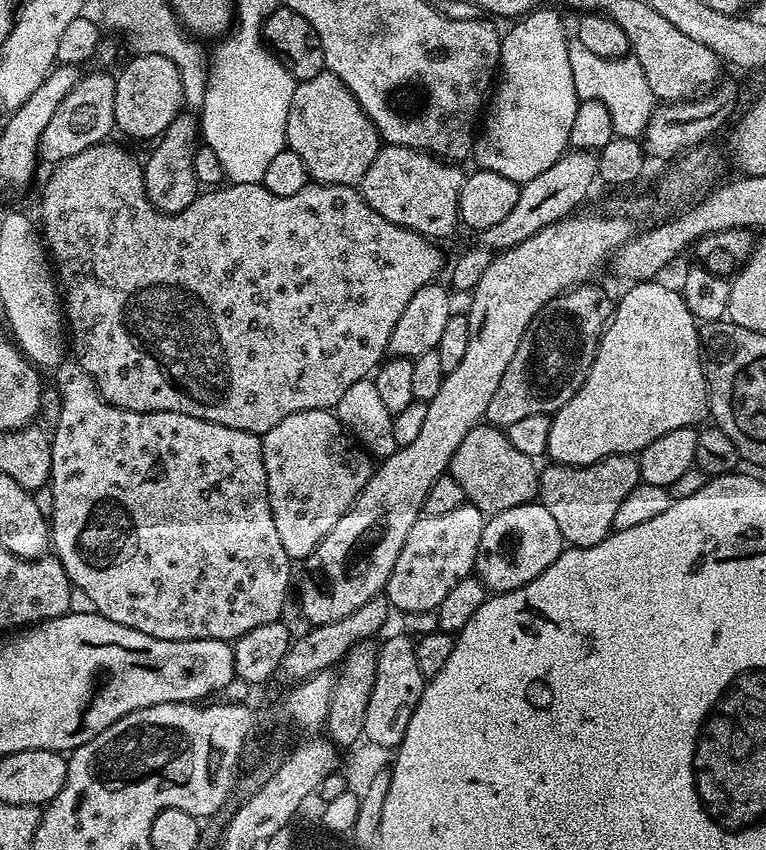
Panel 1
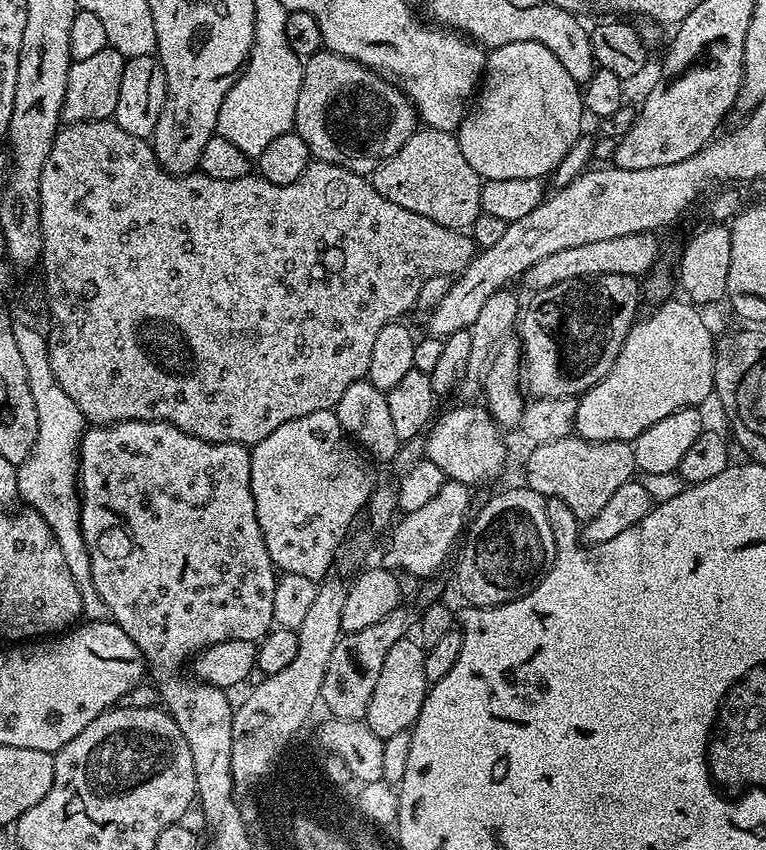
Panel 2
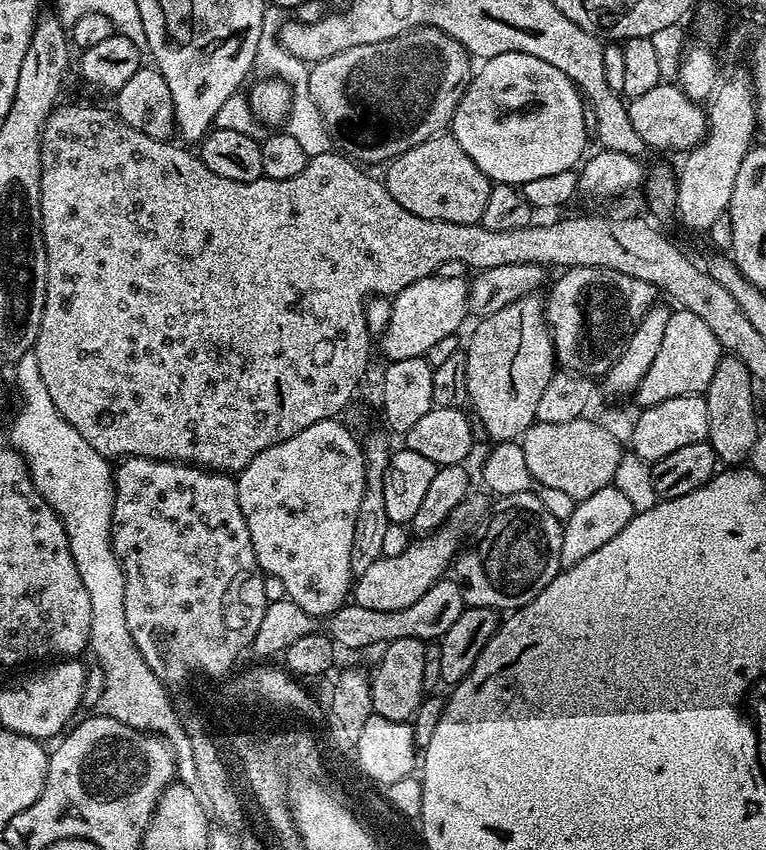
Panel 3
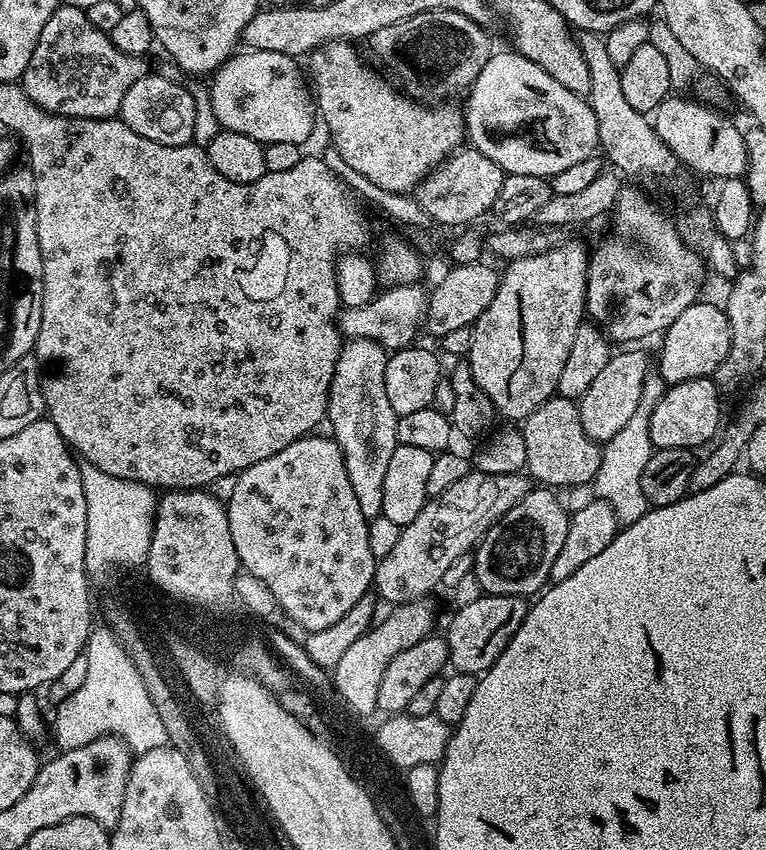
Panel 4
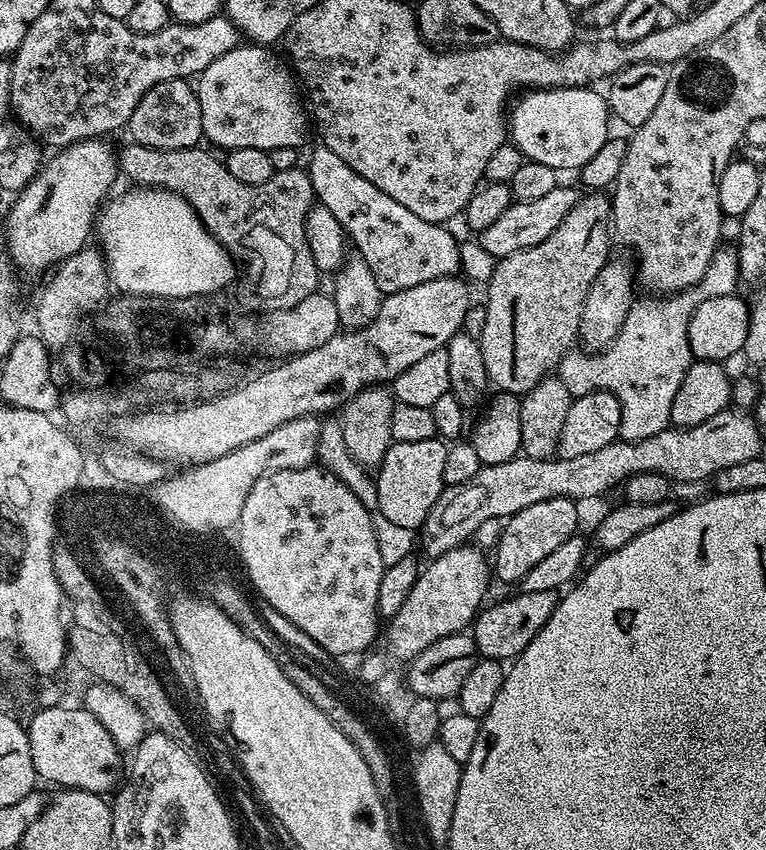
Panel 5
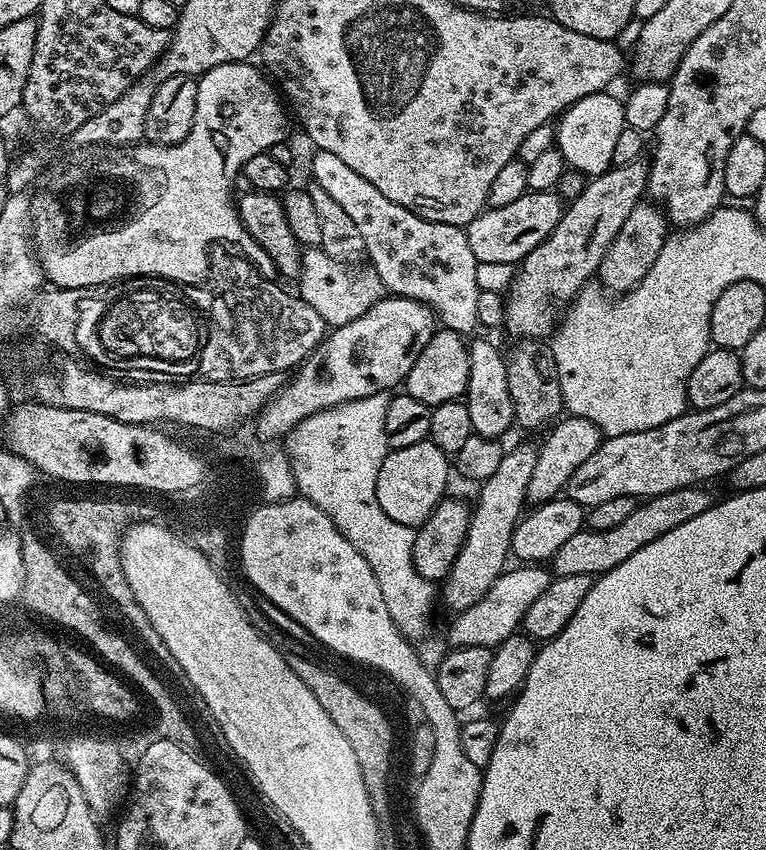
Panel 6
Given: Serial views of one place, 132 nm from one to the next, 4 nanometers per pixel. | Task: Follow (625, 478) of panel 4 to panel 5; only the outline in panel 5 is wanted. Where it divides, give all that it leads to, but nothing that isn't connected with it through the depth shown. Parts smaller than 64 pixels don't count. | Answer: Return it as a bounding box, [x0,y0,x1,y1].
[558,246,742,440]

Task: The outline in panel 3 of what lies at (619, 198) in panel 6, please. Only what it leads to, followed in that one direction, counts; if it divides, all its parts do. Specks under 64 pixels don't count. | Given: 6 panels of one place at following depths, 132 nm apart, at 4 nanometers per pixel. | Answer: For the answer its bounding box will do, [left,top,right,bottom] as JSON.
[464,294,558,442]

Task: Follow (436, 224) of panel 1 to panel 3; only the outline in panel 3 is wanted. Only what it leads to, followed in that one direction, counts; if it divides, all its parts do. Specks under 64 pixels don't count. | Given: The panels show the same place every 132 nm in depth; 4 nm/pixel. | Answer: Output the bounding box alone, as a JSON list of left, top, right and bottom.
[382,134,493,223]

